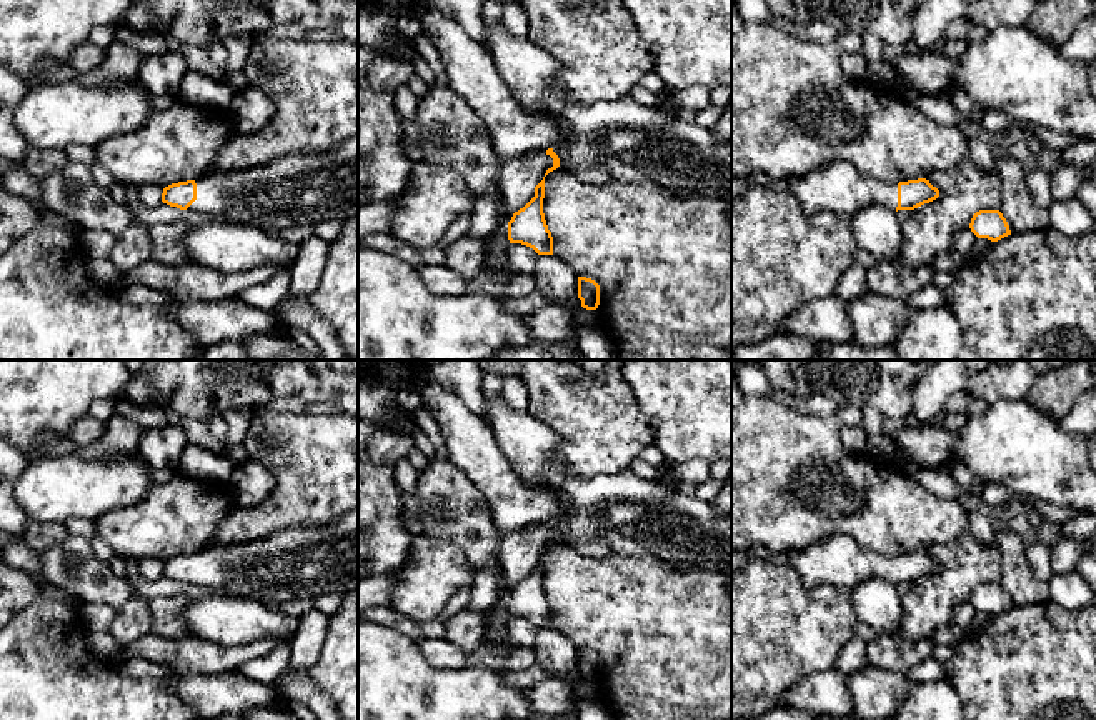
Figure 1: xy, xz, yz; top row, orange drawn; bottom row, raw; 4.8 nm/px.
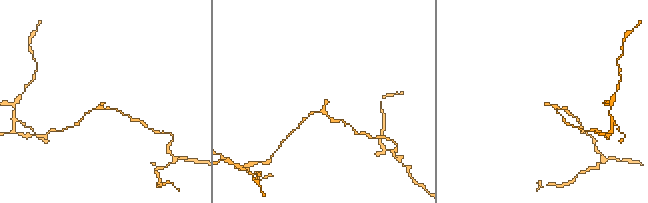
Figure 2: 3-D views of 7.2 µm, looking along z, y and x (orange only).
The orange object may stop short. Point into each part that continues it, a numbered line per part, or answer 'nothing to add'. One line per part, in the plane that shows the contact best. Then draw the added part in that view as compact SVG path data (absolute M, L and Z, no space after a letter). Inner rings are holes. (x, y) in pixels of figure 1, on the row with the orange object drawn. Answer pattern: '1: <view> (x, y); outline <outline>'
1: xy (302, 189); outline M358 135L316 153L291 153L235 172L195 180L197 200L187 208L228 215L258 228L316 227L358 213Z

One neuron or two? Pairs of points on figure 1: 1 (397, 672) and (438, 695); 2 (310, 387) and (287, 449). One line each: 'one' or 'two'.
1: one
2: two

